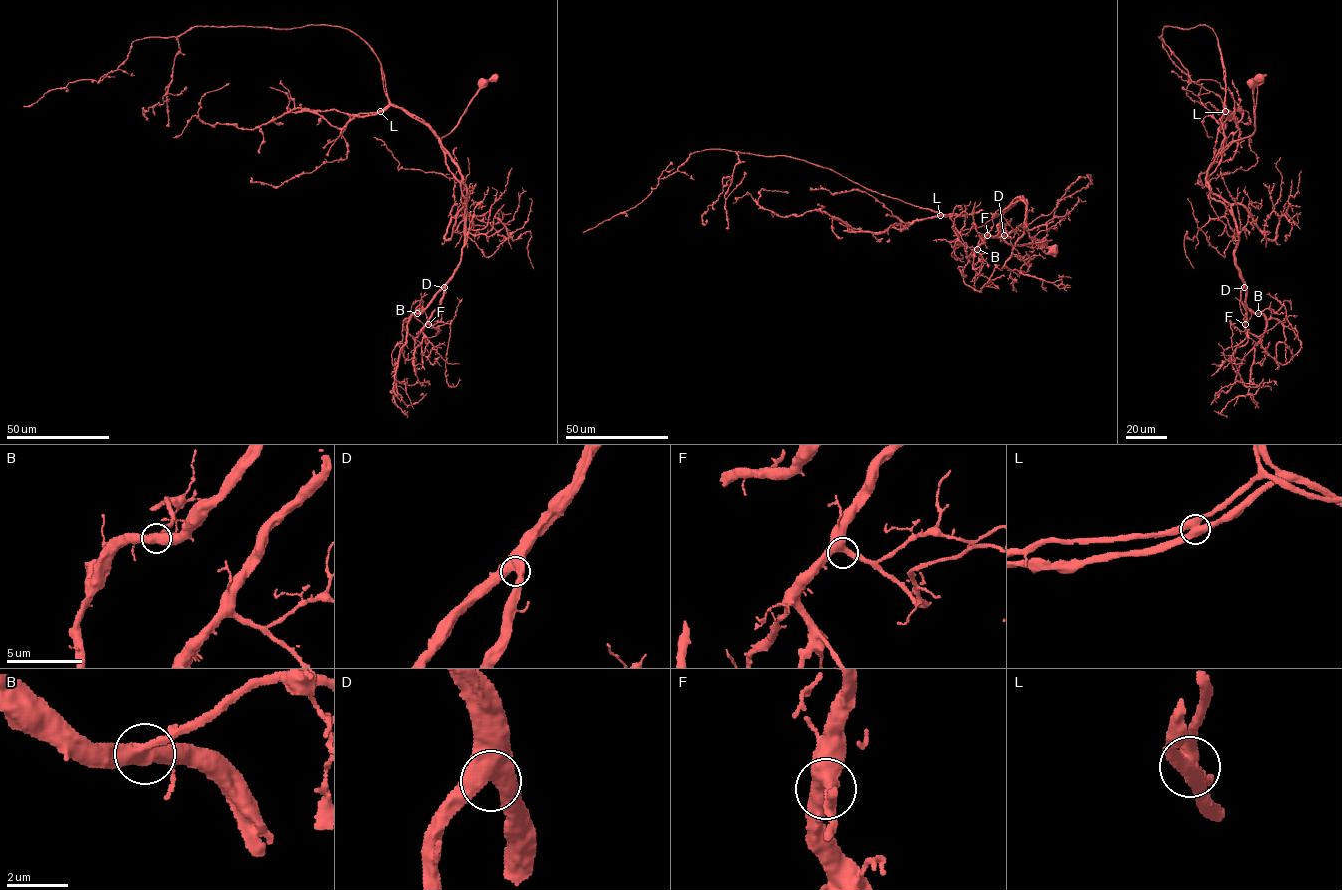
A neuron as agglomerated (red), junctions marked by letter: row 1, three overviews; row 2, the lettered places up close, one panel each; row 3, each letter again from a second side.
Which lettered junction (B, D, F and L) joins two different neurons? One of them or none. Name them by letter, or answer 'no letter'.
L

